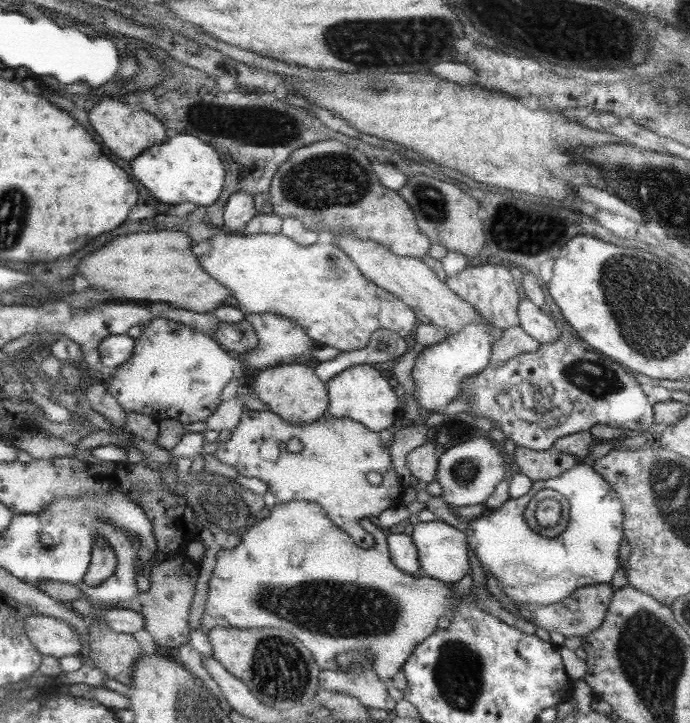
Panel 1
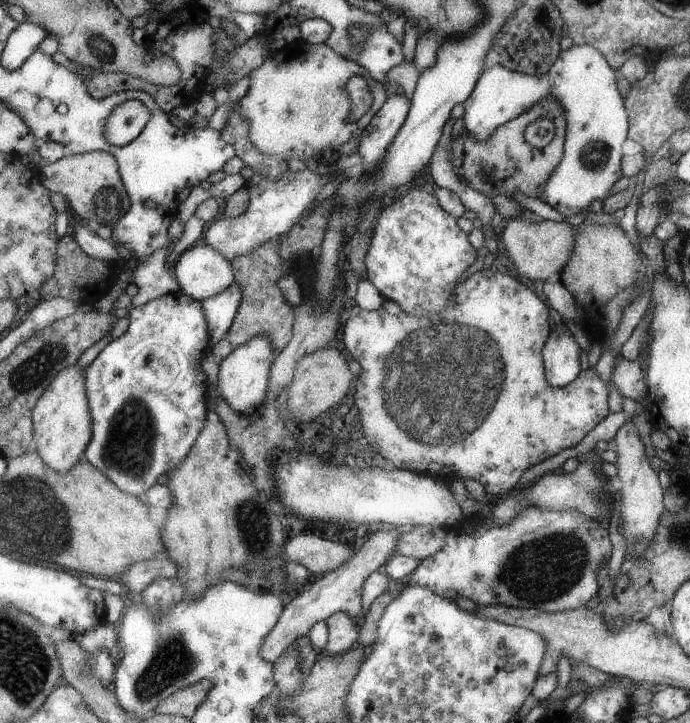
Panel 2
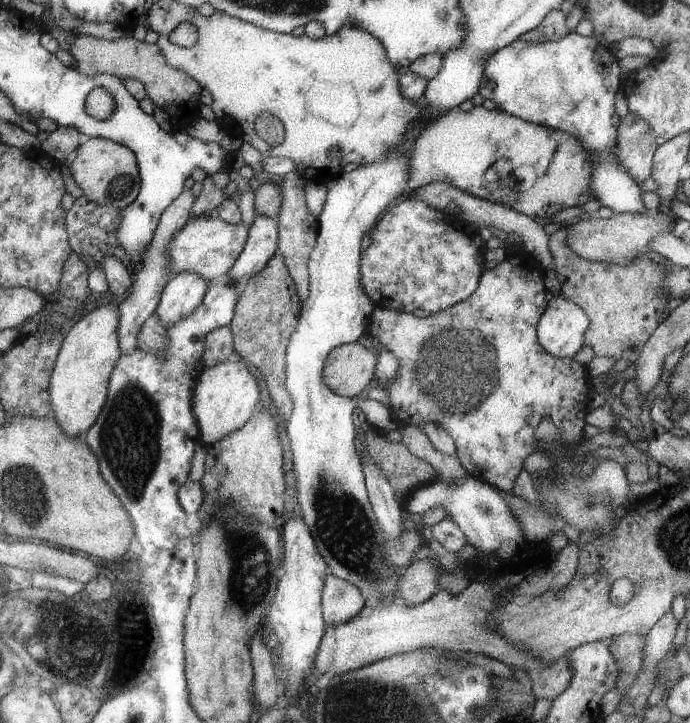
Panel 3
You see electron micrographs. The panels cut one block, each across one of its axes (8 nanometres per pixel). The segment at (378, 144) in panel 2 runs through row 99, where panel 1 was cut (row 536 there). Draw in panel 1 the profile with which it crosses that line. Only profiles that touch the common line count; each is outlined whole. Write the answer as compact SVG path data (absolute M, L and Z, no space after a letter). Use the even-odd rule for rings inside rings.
M386 531L387 546L390 551L390 561L407 574L422 575L420 573L417 553L411 537L403 532L390 533Z

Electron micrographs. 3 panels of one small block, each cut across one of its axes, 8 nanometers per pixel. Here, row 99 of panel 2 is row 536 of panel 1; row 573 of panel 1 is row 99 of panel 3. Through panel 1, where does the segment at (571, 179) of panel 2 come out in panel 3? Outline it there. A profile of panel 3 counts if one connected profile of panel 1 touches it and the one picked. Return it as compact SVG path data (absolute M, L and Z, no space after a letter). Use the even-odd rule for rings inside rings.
M568 32L561 40L543 43L515 39L487 58L478 93L507 114L551 126L579 138L583 150L587 150L587 188L591 190L593 199L614 213L641 214L646 211L641 201L642 192L619 162L615 144L619 116L613 107L613 96L621 85L619 72L618 60L593 36Z

